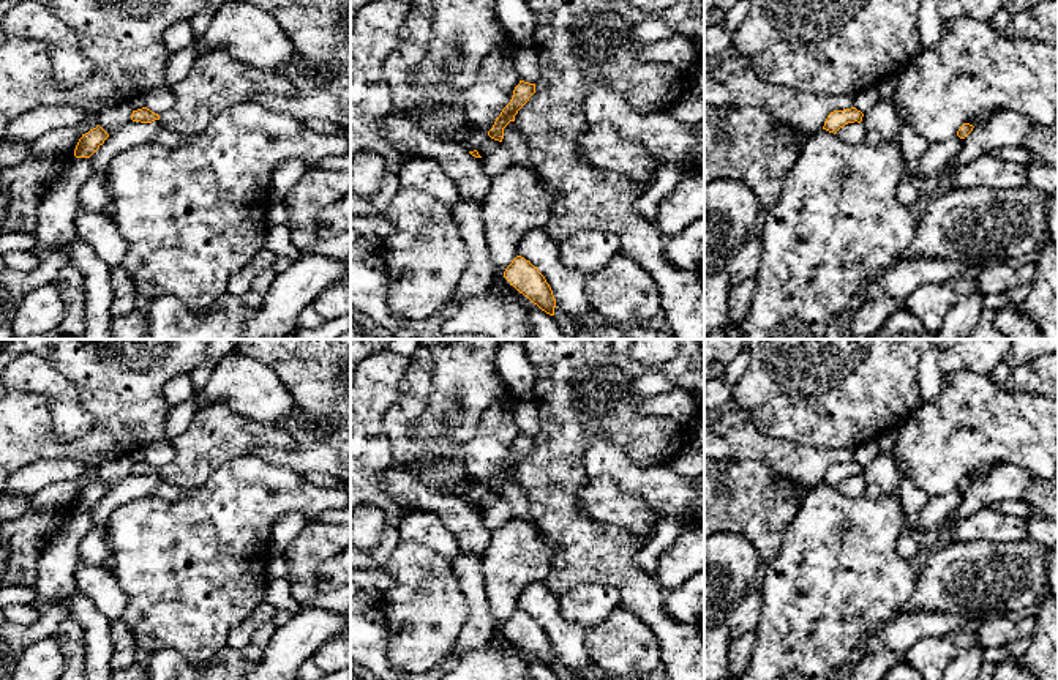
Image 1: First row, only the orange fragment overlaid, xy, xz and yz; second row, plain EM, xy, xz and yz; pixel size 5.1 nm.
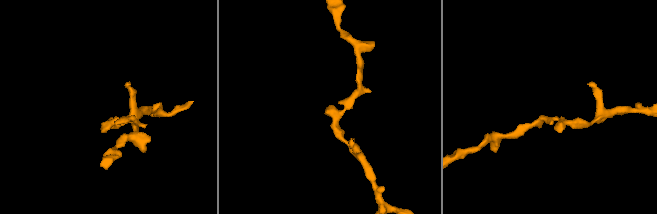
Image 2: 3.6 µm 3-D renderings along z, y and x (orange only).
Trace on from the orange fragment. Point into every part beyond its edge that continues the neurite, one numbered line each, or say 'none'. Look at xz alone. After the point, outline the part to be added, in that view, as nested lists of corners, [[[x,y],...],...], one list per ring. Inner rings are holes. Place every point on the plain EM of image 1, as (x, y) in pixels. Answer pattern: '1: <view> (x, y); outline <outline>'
none

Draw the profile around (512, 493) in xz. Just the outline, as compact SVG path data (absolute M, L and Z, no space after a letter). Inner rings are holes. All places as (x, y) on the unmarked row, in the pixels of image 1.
M510 475L504 481L502 497L510 502L516 517L529 521L534 525L537 525L534 517L531 516L529 500L521 491L521 488L518 486L515 475Z

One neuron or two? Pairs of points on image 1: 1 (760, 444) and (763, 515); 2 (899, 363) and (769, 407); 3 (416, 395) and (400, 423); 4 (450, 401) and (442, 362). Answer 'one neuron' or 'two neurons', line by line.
1: two neurons
2: one neuron
3: one neuron
4: two neurons

